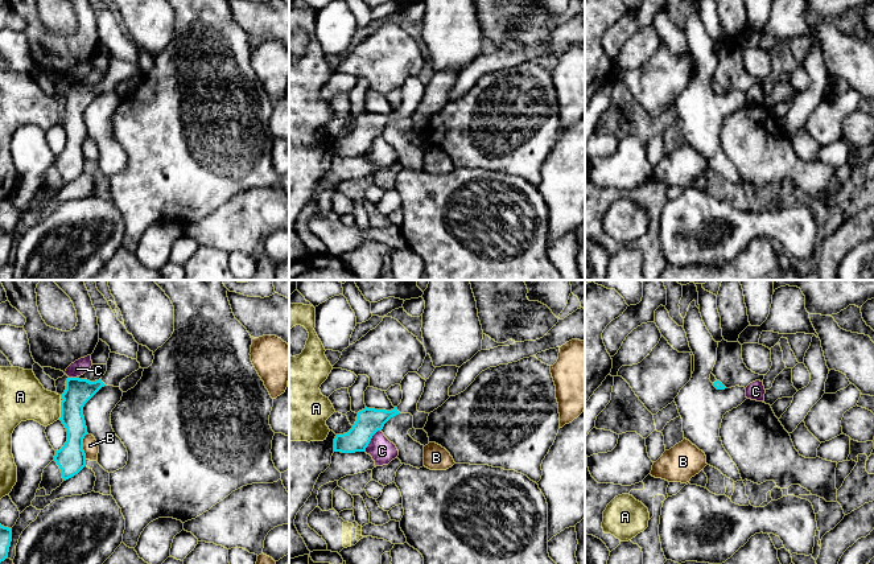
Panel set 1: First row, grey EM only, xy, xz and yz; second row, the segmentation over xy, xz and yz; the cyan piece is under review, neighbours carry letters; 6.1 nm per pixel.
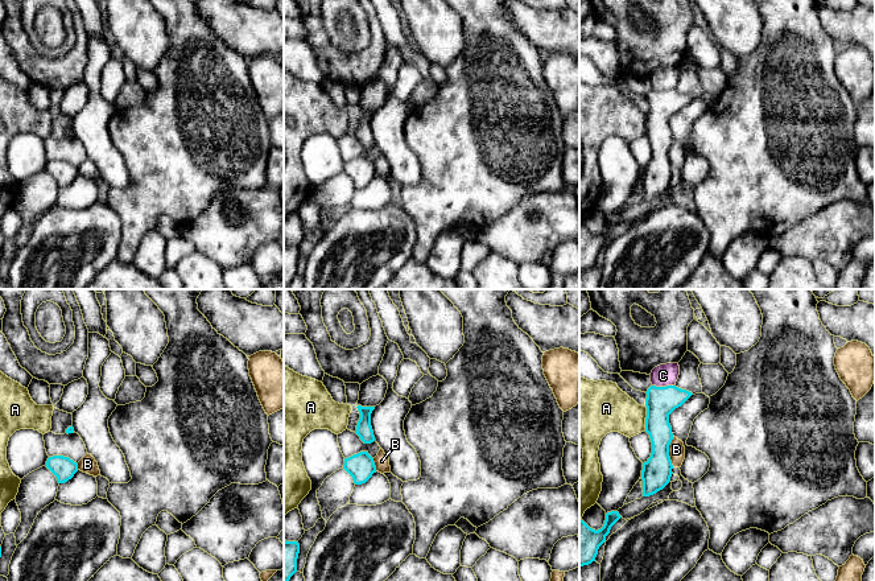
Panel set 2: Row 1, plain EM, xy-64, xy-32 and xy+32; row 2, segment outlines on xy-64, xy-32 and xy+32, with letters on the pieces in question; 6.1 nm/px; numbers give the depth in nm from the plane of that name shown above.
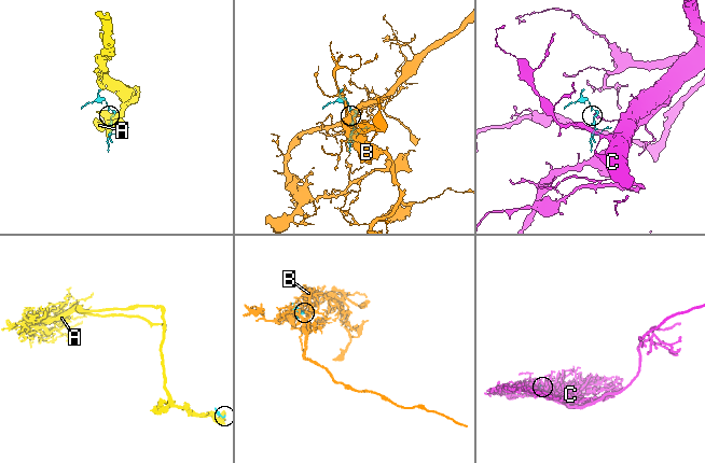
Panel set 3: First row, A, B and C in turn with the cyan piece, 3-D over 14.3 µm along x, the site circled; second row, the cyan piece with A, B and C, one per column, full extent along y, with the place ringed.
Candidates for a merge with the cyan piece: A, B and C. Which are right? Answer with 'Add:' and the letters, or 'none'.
Add: none

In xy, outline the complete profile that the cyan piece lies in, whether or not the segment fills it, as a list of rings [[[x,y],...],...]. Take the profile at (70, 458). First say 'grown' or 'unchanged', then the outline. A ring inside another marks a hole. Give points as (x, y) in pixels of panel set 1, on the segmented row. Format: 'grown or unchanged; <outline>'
grown; [[[110,353],[106,374],[95,382],[67,378],[66,390],[61,395],[61,417],[66,428],[67,441],[55,450],[54,461],[61,469],[63,481],[74,477],[86,466],[83,439],[87,427],[83,416],[84,404],[104,386],[119,387],[120,382],[140,369],[137,359]]]

